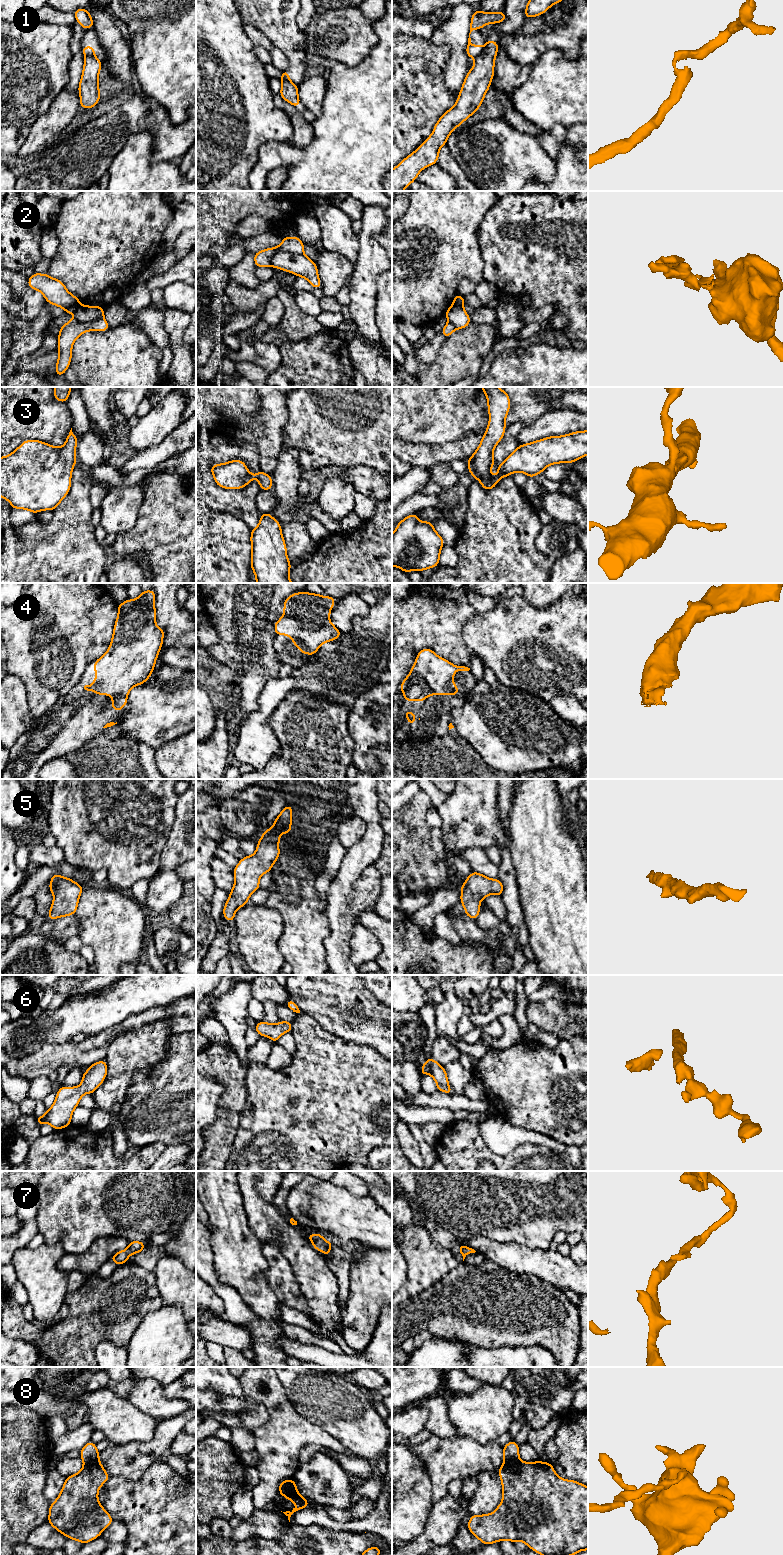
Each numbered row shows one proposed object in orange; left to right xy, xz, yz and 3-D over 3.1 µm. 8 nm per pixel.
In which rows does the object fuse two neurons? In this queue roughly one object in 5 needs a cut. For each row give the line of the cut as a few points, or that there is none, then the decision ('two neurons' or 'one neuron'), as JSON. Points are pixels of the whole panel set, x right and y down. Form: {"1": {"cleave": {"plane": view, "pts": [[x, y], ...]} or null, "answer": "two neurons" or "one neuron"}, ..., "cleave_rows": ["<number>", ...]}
{"1": {"cleave": {"plane": "yz", "pts": [[485, 47], [475, 58]]}, "answer": "two neurons"}, "2": {"cleave": {"plane": "xz", "pts": [[302, 253], [277, 251], [272, 258], [271, 265]]}, "answer": "two neurons"}, "3": {"cleave": null, "answer": "one neuron"}, "4": {"cleave": null, "answer": "one neuron"}, "5": {"cleave": null, "answer": "one neuron"}, "6": {"cleave": null, "answer": "one neuron"}, "7": {"cleave": null, "answer": "one neuron"}, "8": {"cleave": {"plane": "xy", "pts": [[98, 1458], [84, 1463]]}, "answer": "two neurons"}, "cleave_rows": ["1", "2", "8"]}

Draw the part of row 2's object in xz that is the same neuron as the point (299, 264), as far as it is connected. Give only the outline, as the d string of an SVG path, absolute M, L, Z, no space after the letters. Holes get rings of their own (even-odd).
M277 251L272 258L272 266L304 277L313 288L321 289L317 265L304 254Z

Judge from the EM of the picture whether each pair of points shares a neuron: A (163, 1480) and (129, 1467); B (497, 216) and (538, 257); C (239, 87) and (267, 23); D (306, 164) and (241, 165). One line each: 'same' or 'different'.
A: different
B: same
C: different
D: different

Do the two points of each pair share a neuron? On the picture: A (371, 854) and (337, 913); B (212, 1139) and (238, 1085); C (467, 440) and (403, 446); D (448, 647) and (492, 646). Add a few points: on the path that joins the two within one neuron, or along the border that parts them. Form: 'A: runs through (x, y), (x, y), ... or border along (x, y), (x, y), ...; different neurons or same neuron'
A: runs through (356, 867), (343, 880), (338, 898); same neuron
B: runs through (225, 1126), (234, 1098); same neuron
C: runs through (451, 451), (447, 453), (419, 453); same neuron
D: border along (463, 624), (462, 639), (476, 654); different neurons

